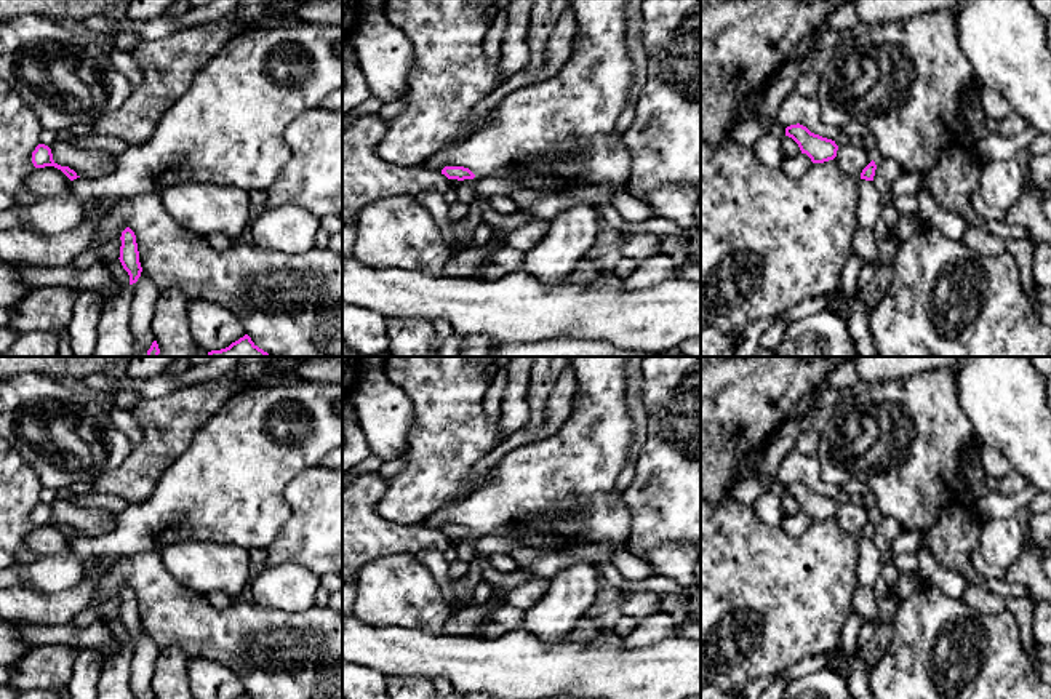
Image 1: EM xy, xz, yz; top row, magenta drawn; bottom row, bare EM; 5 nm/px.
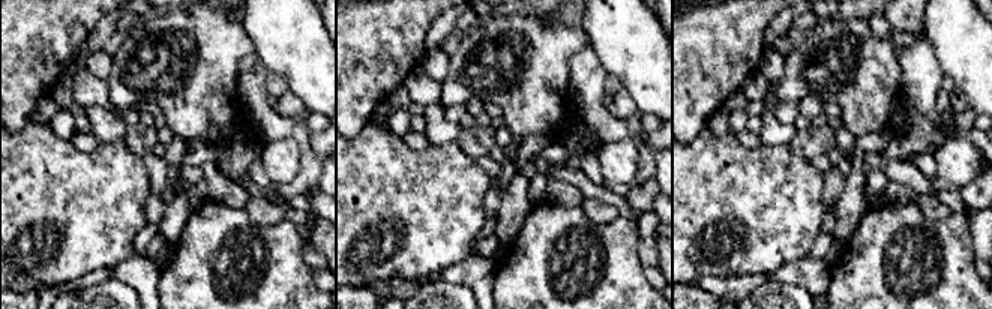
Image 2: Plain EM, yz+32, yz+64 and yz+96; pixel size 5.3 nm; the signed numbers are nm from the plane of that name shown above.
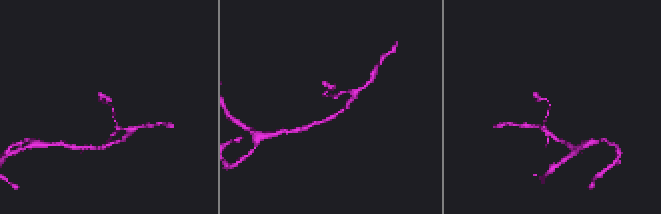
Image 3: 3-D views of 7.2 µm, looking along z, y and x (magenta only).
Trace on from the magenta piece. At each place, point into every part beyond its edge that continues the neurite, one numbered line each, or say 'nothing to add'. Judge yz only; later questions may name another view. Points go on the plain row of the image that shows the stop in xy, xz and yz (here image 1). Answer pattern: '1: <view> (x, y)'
nothing to add

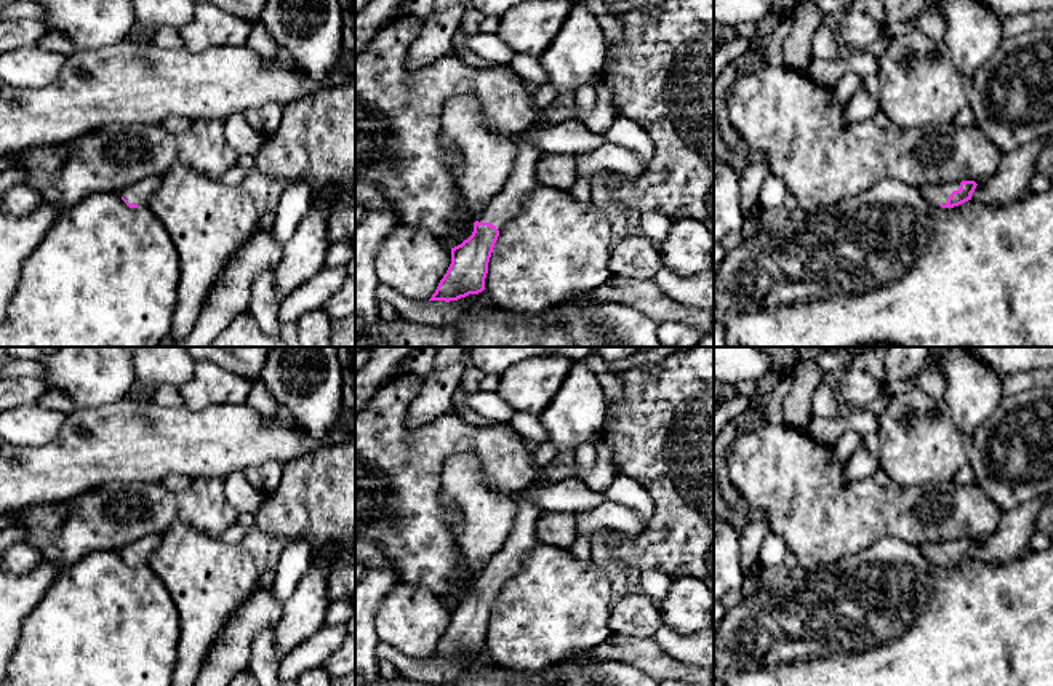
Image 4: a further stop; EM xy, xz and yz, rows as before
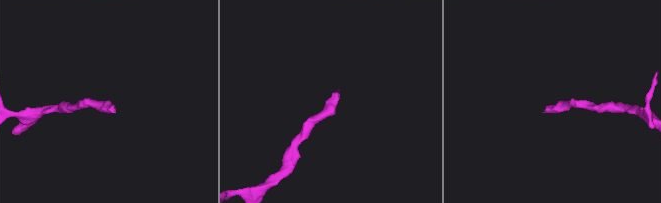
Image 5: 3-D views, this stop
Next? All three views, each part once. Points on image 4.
1: yz (936, 552)

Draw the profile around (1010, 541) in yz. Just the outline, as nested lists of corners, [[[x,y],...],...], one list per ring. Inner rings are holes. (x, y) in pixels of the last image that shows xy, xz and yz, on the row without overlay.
[[[1053,493],[1019,505],[1016,510],[1003,512],[995,531],[976,540],[971,558],[986,563],[1011,563],[1024,558],[1031,552],[1029,539],[1037,531],[1037,513],[1050,501],[1053,501]]]

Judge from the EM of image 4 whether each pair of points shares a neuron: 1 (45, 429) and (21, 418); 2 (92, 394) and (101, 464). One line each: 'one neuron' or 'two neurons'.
1: one neuron
2: two neurons

